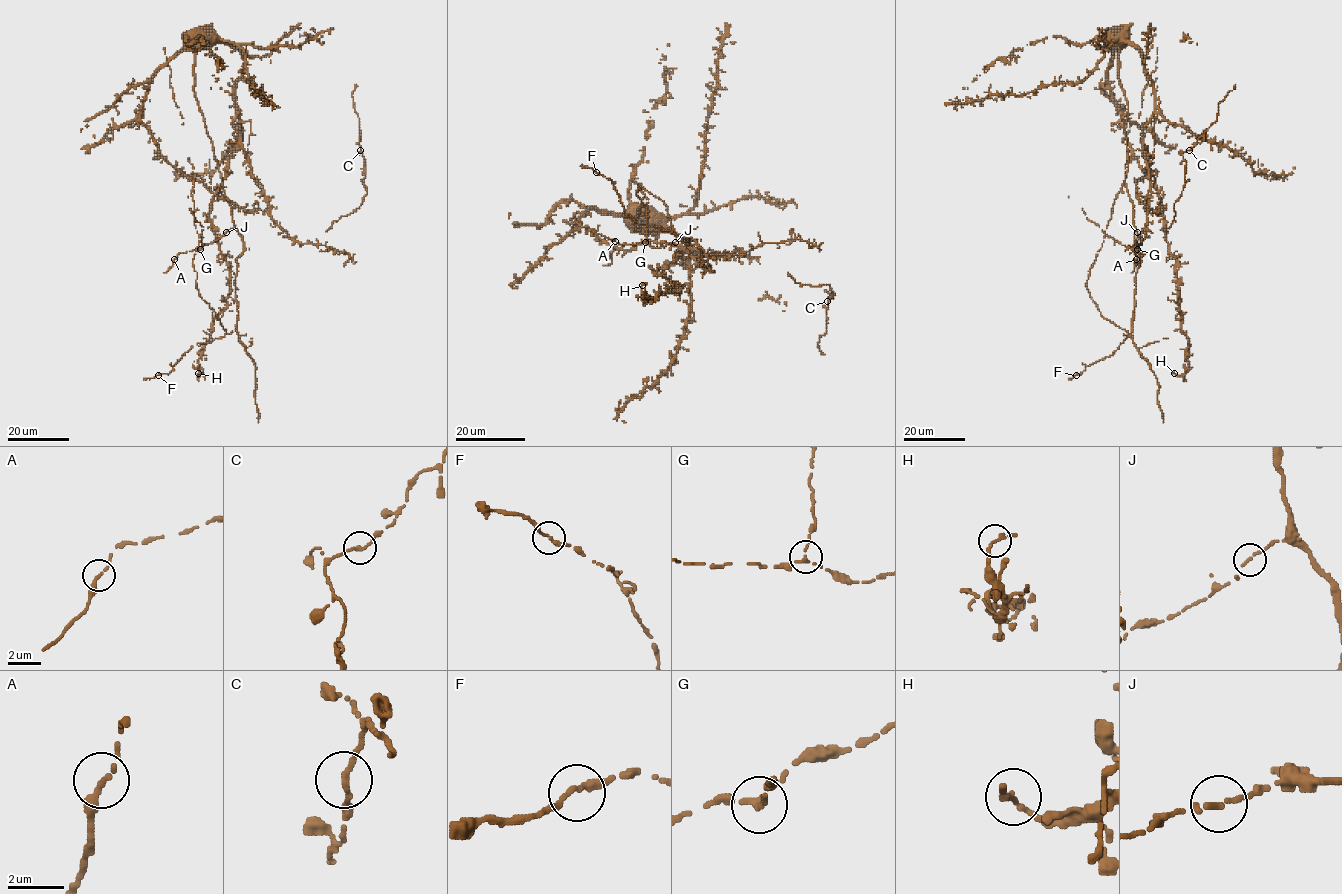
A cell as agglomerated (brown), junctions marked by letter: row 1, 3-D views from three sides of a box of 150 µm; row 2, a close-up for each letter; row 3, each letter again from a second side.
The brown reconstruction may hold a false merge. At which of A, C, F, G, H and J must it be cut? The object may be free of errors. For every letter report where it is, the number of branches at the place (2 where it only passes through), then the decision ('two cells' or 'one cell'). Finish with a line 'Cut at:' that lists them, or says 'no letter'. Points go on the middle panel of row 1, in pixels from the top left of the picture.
A: at (615, 241); 2 branches meet; one cell
C: at (827, 301); 2 branches meet; one cell
F: at (596, 172); 2 branches meet; one cell
G: at (645, 242); 2 branches meet; one cell
H: at (642, 285); 2 branches meet; one cell
J: at (675, 242); 2 branches meet; one cell
Cut at: no letter

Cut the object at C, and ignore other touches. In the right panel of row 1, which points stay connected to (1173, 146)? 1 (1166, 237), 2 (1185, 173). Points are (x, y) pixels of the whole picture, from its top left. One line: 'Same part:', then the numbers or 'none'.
Same part: 1

